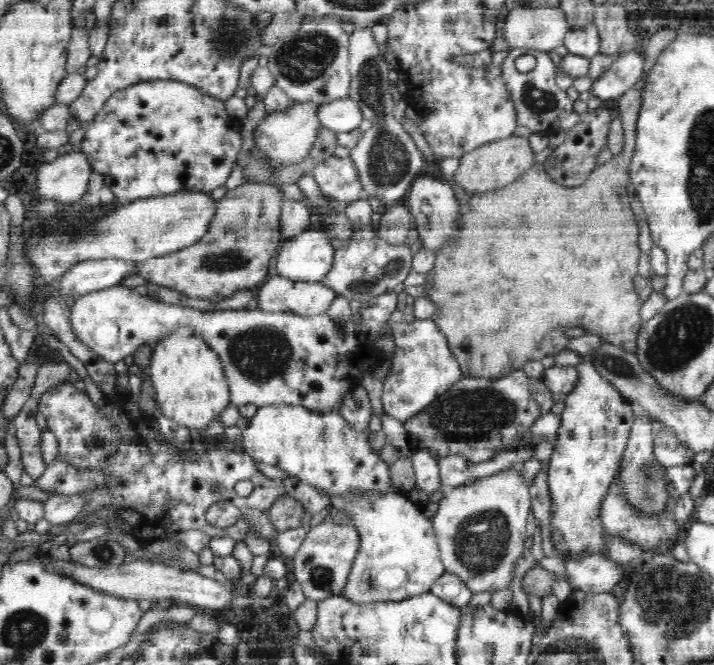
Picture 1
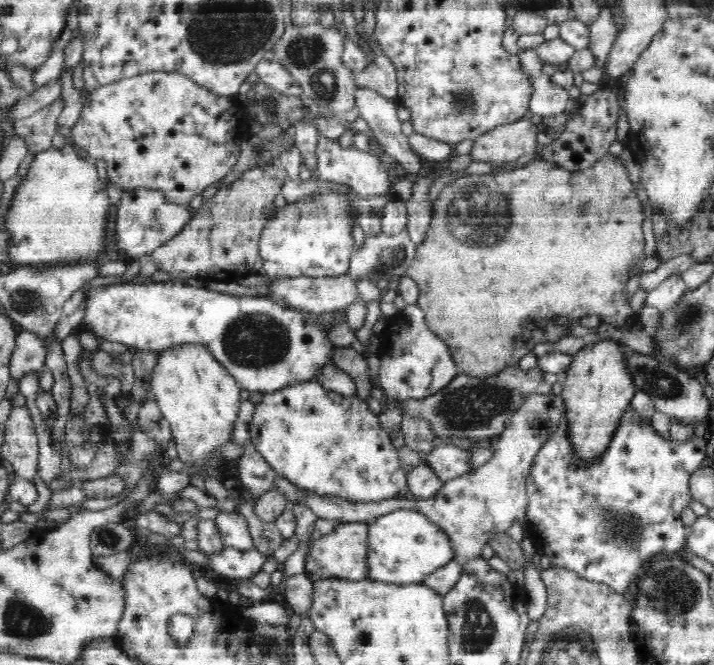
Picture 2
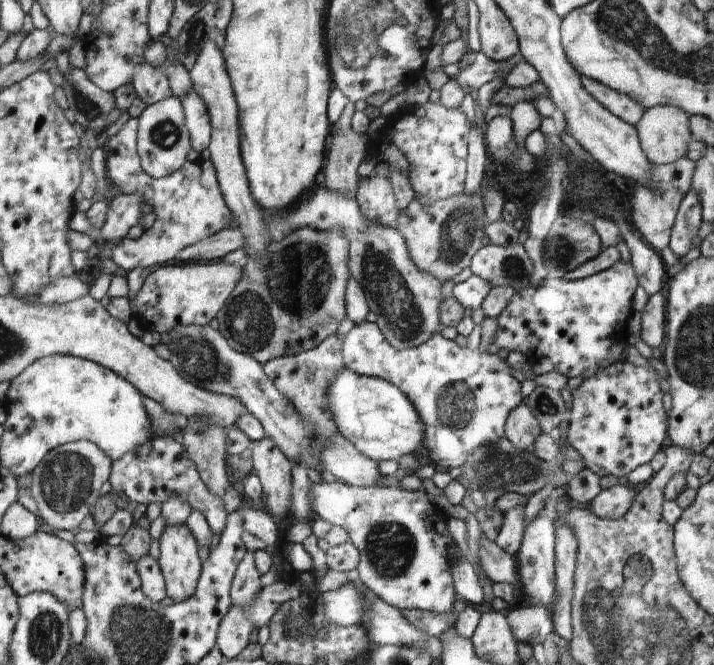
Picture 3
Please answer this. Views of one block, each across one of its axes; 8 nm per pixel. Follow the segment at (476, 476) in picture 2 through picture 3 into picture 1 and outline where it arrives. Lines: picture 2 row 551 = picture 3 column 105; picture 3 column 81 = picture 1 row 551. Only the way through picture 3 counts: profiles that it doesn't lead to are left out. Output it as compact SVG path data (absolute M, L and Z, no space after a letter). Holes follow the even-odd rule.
M518 464L512 470L502 474L480 478L474 483L452 487L447 490L446 496L439 502L439 510L433 517L434 533L441 552L441 563L447 574L452 574L471 592L472 596L488 594L490 592L508 592L516 580L516 570L526 554L526 518L531 511L531 494L528 486L520 475Z

